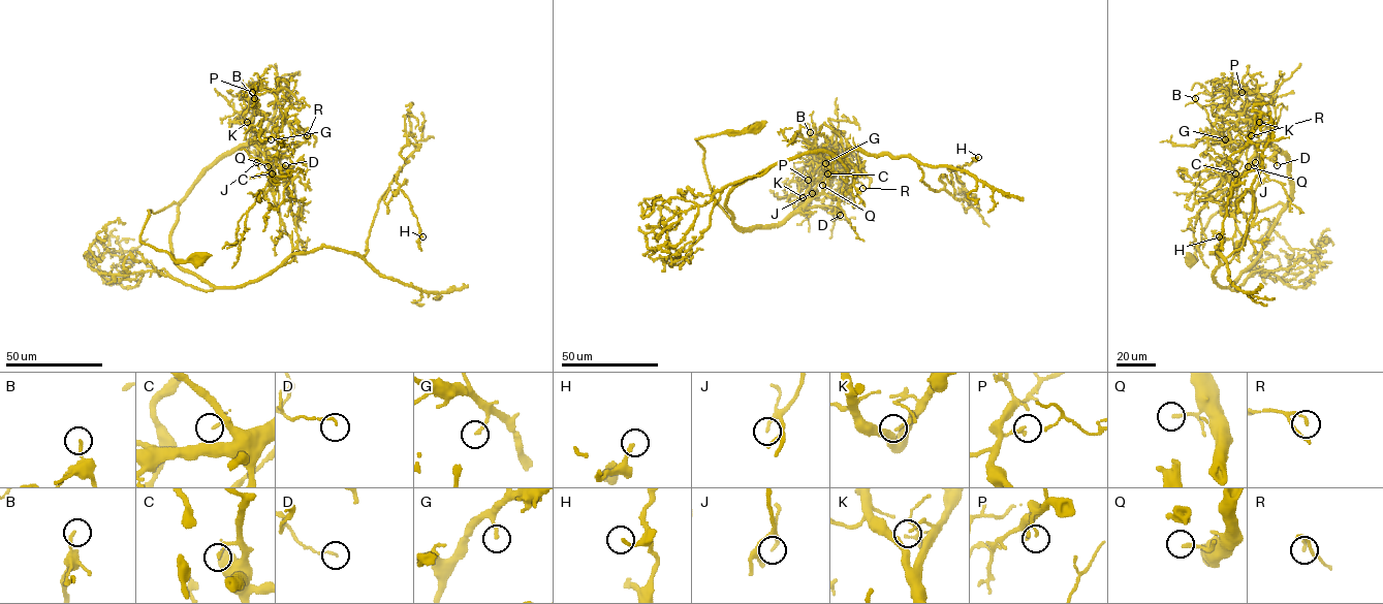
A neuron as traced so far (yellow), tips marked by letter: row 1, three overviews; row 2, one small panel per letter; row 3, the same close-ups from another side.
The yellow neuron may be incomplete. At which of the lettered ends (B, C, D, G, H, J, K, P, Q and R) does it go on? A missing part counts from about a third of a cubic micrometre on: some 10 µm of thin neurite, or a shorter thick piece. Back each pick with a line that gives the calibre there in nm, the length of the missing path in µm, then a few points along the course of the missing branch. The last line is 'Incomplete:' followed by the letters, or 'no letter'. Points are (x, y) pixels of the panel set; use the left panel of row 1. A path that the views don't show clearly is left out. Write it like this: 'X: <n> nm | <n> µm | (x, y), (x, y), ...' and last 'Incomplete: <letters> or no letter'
Incomplete: no letter

